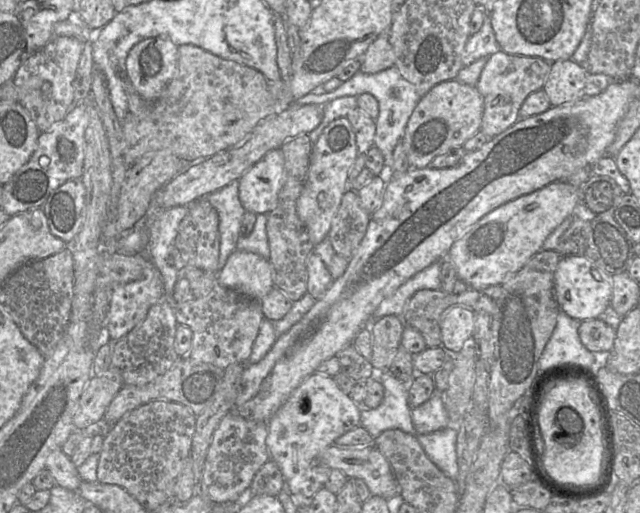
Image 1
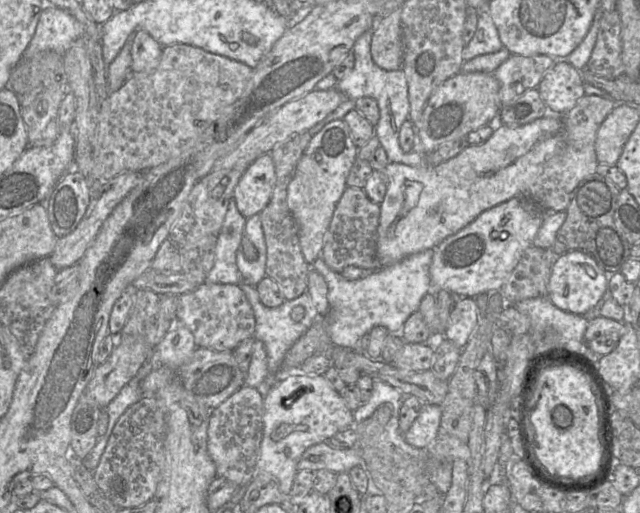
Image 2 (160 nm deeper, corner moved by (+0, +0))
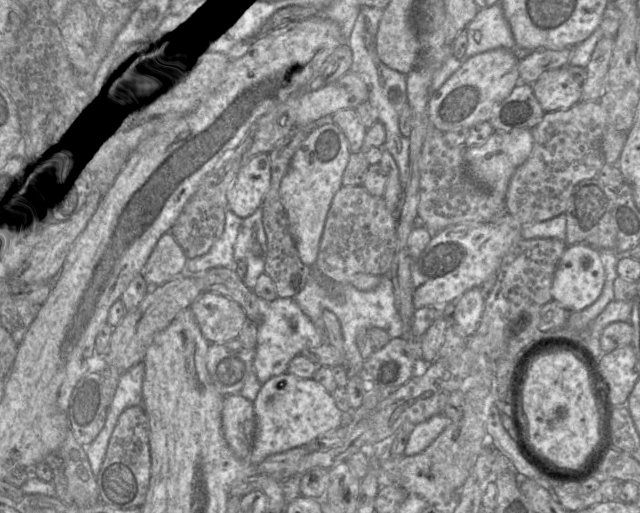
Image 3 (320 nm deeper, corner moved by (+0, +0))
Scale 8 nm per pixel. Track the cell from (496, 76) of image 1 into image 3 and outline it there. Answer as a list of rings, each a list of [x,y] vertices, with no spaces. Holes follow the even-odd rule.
[[[573,48],[561,50],[540,49],[531,52],[518,63],[521,83],[533,84],[544,72],[566,67]]]

